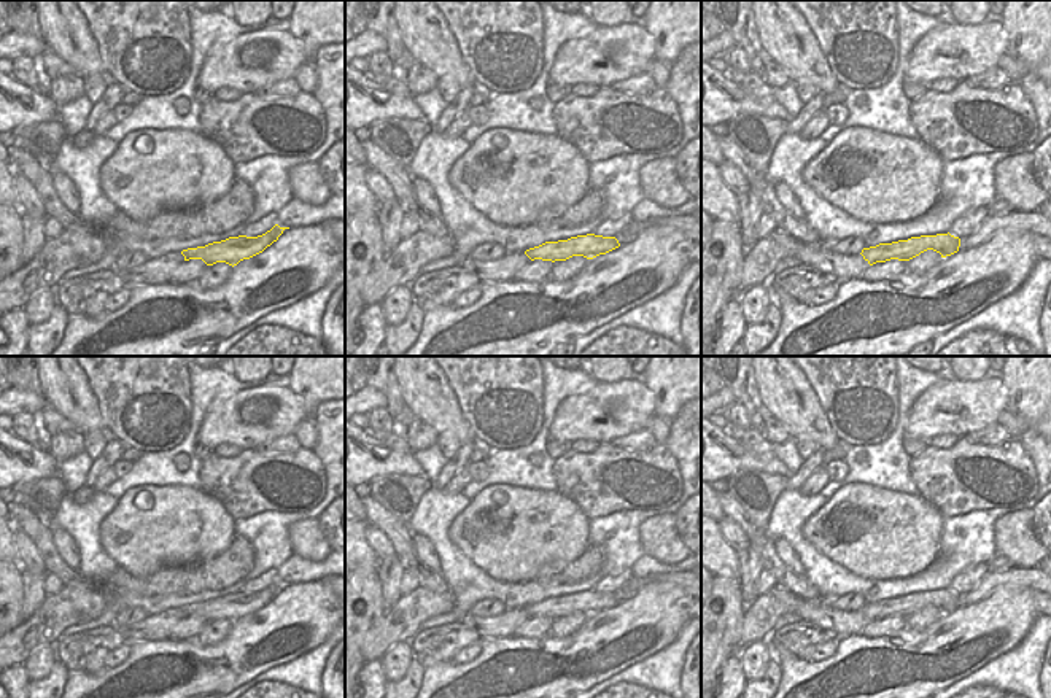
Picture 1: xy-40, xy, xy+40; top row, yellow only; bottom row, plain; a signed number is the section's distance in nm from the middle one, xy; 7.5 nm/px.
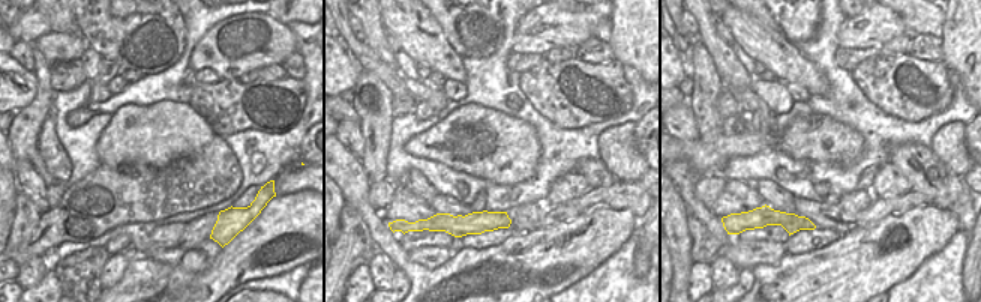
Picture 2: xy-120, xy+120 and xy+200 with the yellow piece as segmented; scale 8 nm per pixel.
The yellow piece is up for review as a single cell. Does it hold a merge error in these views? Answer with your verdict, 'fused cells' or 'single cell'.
single cell

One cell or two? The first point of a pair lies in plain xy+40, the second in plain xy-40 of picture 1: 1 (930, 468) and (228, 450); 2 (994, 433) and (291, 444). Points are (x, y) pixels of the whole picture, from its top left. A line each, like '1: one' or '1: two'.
1: two
2: one

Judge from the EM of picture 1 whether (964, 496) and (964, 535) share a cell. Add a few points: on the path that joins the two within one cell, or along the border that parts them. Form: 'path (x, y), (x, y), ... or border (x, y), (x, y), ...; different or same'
border (1000, 507), (978, 507), (945, 517); different

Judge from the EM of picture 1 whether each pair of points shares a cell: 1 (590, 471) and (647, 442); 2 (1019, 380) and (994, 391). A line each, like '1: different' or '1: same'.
1: different
2: different

